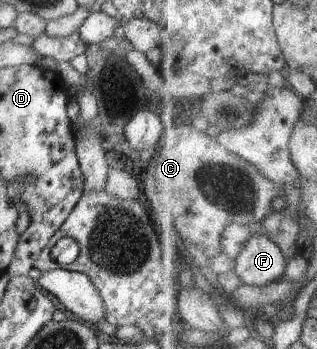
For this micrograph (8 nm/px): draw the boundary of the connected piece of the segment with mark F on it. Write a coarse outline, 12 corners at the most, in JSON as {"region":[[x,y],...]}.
{"region":[[264,234],[236,259],[245,284],[265,286],[287,275],[284,250]]}

